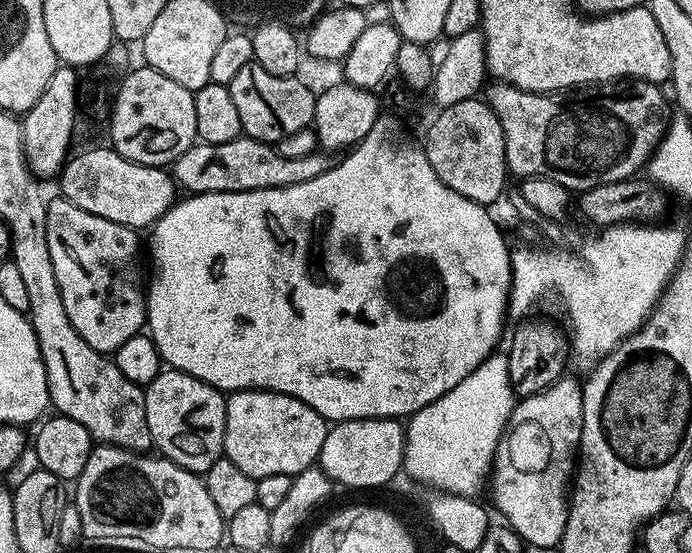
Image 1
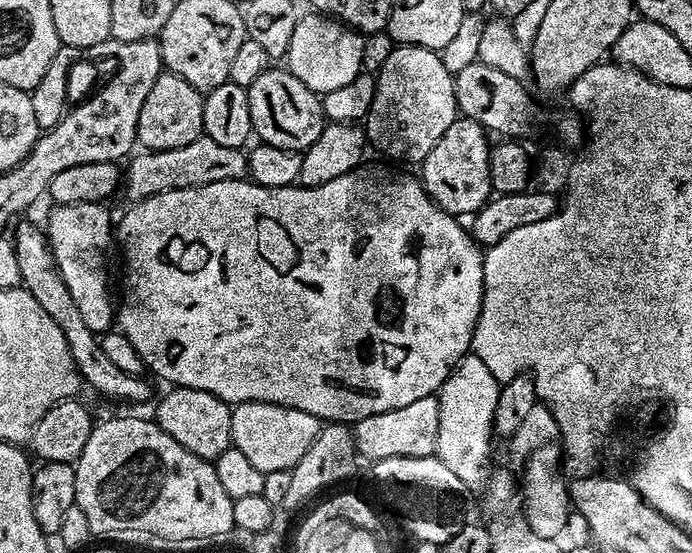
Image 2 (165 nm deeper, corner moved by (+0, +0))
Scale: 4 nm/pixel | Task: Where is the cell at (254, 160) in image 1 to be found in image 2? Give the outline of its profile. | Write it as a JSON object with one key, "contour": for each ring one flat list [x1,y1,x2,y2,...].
{"contour":[[203,134,194,142,186,142,186,146,174,146,174,150,137,151,127,164,128,169,125,167,122,172,122,196,124,192,128,202,145,200,154,194,166,194,170,190,210,186,210,182,242,180,249,175,248,157,244,148,221,146,214,142,214,138]]}

